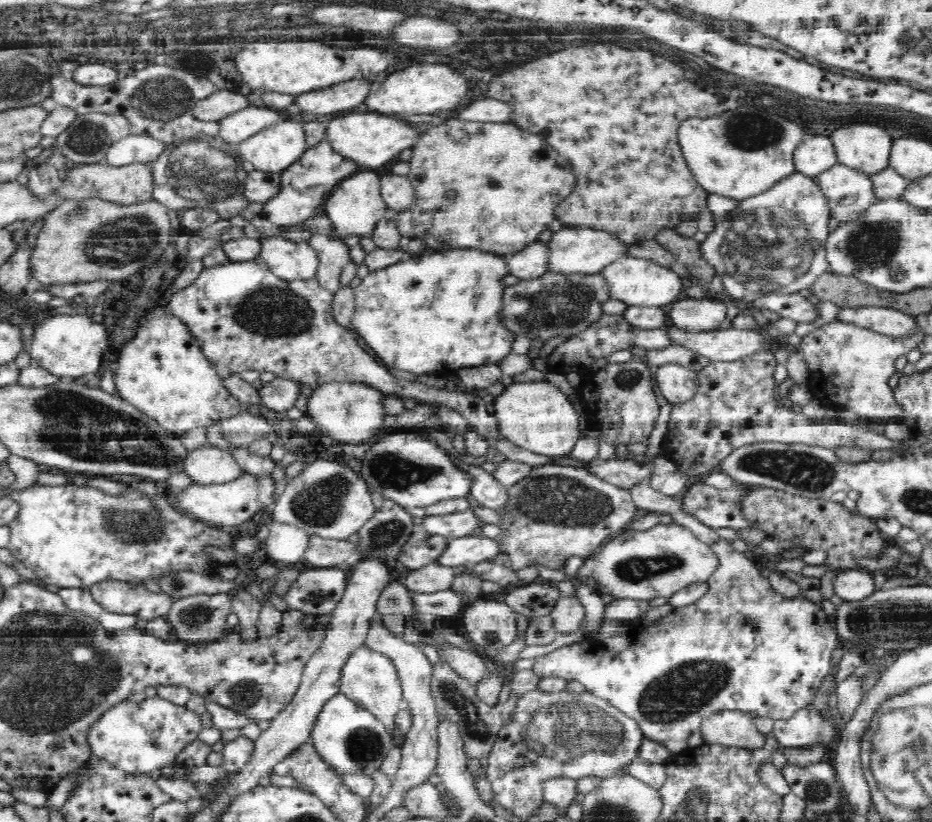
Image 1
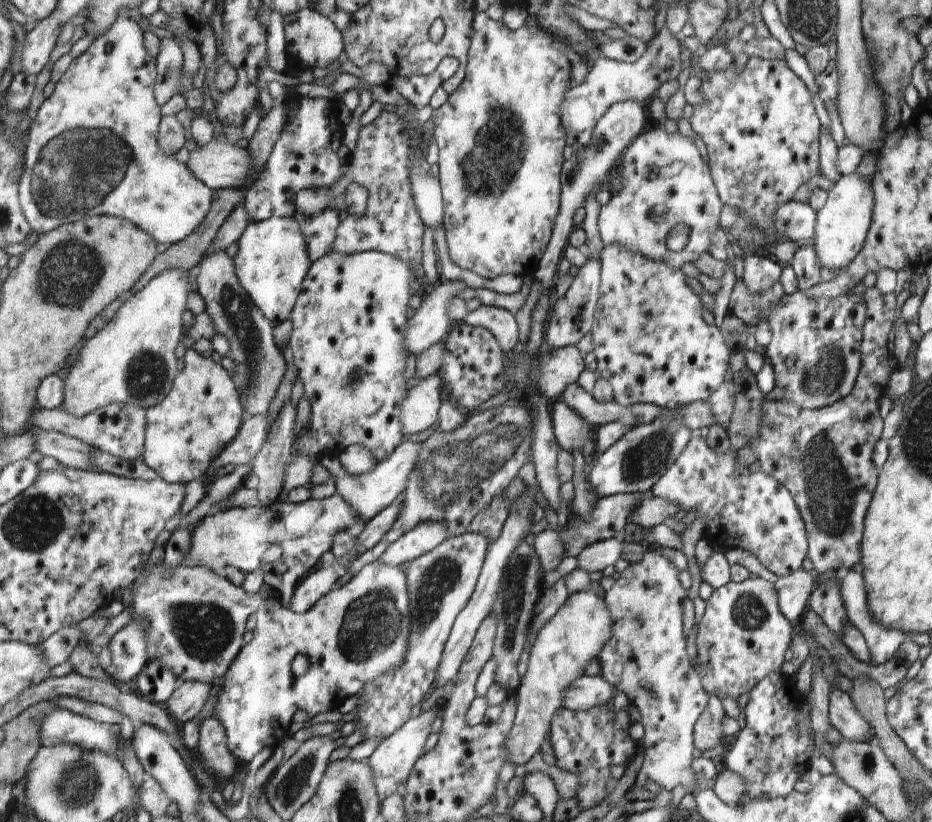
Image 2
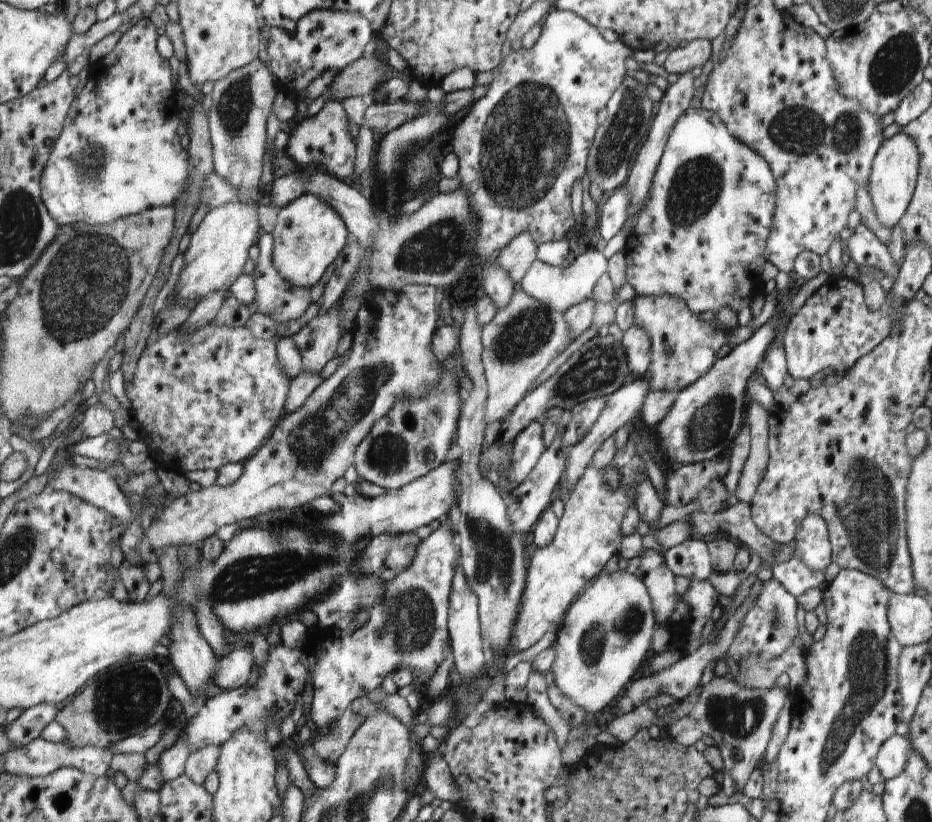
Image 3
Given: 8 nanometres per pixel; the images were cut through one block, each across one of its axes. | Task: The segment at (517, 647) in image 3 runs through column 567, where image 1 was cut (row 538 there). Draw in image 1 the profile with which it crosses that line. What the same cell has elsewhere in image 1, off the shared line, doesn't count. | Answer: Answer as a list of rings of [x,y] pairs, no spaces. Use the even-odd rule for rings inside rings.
[[[546,464],[533,467],[522,483],[507,488],[506,512],[501,514],[503,508],[494,510],[502,519],[503,530],[496,538],[496,541],[500,541],[500,554],[494,562],[503,564],[512,571],[528,567],[531,562],[560,570],[561,564],[570,556],[586,559],[598,550],[598,546],[606,543],[606,540],[614,539],[614,536],[632,528],[641,513],[631,499],[630,490],[618,488],[592,474],[588,469],[573,466]]]

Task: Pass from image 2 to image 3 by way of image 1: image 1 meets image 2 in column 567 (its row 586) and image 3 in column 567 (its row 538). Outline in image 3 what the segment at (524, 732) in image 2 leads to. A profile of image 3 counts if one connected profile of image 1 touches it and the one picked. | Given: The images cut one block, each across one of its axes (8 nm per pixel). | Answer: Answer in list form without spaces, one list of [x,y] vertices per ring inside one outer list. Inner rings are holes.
[[[618,570],[596,577],[596,582],[586,586],[584,593],[572,603],[566,618],[557,627],[555,659],[551,668],[556,688],[589,717],[608,705],[613,706],[626,686],[632,682],[632,676],[640,668],[640,664],[653,654],[652,635],[658,627],[654,615],[650,595],[642,579],[635,574]]]

